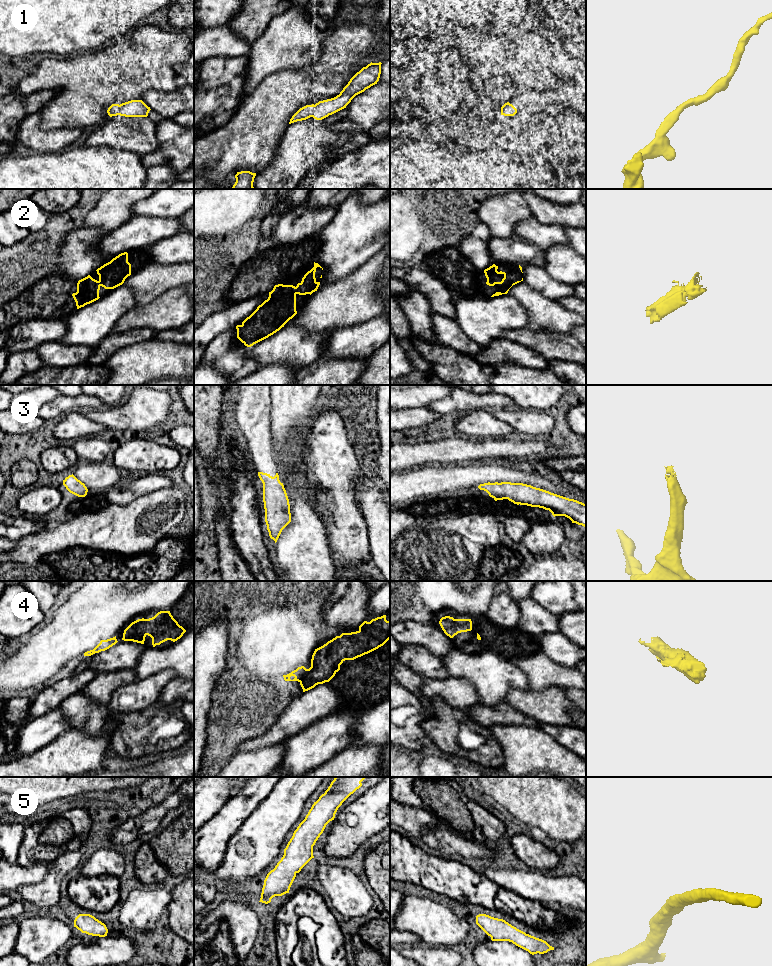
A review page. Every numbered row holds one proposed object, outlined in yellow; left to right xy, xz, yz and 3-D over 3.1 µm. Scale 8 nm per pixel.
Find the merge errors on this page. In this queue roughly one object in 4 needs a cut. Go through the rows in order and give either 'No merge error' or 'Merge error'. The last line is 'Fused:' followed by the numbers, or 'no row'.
1: No merge error
2: No merge error
3: No merge error
4: No merge error
5: No merge error
Fused: no row

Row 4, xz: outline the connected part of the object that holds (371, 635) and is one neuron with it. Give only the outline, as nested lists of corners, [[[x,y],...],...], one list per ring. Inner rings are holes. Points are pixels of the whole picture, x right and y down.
[[[386,615],[372,619],[370,622],[364,621],[359,630],[351,633],[342,633],[323,646],[315,649],[311,667],[306,669],[304,666],[298,667],[287,675],[283,675],[285,681],[298,681],[303,692],[314,688],[318,684],[329,682],[340,670],[340,665],[345,660],[354,660],[368,654],[383,646],[390,639],[390,621],[386,620]]]

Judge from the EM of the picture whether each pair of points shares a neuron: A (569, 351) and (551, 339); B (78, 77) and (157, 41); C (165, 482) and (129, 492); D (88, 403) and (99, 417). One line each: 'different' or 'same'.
A: same
B: same
C: same
D: different

